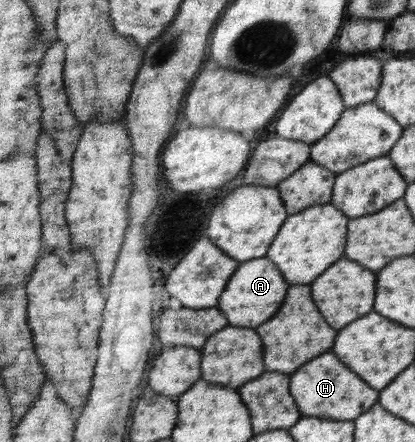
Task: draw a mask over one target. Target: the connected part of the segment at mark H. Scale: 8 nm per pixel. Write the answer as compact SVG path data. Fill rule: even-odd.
M324 353L292 375L292 395L304 415L326 417L334 421L354 421L378 403L378 391L348 369L334 353Z

